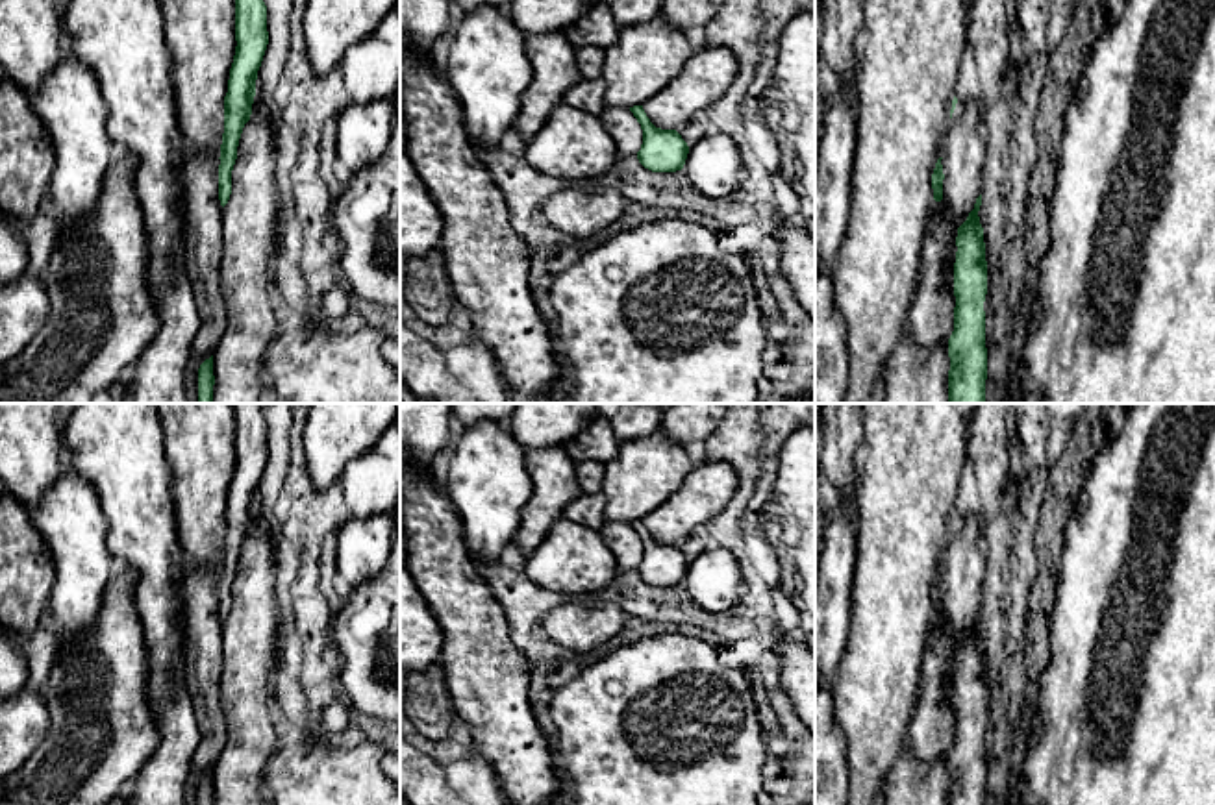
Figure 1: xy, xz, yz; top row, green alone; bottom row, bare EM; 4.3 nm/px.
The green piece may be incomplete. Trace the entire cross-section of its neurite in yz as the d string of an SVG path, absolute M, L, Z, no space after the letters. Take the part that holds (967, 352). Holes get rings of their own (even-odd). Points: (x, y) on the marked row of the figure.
M982 194L958 228L954 263L954 331L948 339L948 403L983 403L987 379L985 311L987 261L980 224Z

